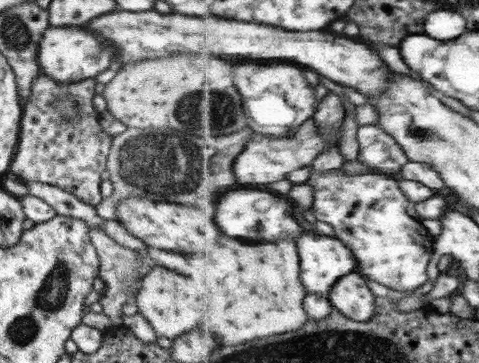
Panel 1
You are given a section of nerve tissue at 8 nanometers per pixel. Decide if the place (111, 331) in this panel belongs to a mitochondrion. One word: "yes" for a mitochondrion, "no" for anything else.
no

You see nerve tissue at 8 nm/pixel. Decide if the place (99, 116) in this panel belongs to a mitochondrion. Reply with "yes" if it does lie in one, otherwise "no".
no

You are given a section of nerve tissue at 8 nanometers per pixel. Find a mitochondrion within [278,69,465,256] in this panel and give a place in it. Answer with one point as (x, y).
(416, 132)

